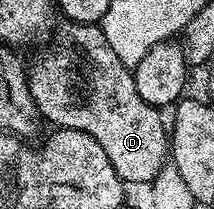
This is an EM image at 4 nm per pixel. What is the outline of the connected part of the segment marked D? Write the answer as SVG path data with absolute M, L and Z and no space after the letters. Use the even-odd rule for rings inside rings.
M69 22L57 34L57 46L49 46L45 50L45 54L41 54L34 60L33 66L28 67L29 87L31 88L31 98L35 100L35 106L38 114L46 123L50 122L50 127L60 128L62 130L74 130L75 132L87 132L87 136L92 136L95 140L99 140L99 148L103 148L103 152L107 152L107 160L111 160L111 164L115 168L115 172L121 177L122 182L132 184L132 182L142 182L148 184L155 176L159 175L160 170L167 164L167 159L171 154L171 134L167 129L167 124L161 120L162 111L156 106L147 104L147 100L143 100L143 96L139 96L139 88L135 88L135 80L133 79L133 71L130 67L123 64L123 60L119 60L119 56L115 56L111 44L107 44L107 36L103 36L100 25L90 24L87 22Z

